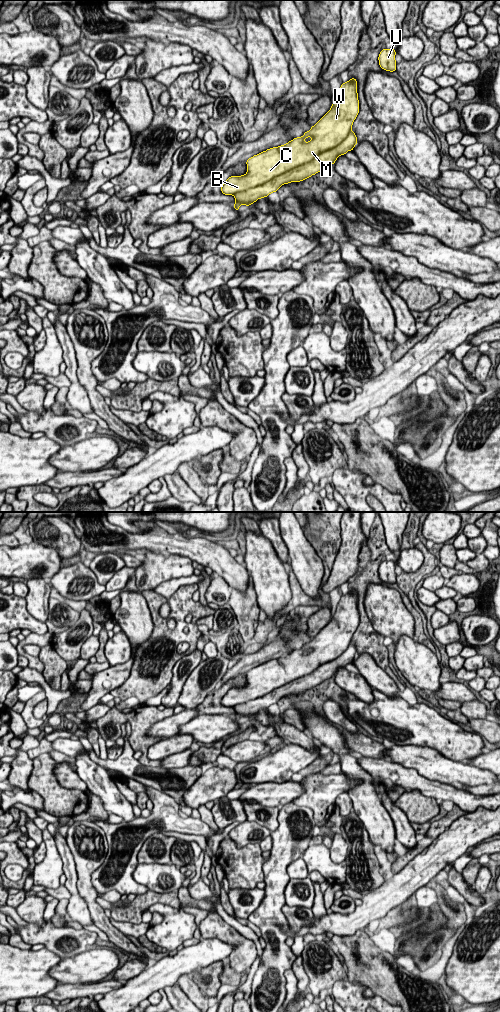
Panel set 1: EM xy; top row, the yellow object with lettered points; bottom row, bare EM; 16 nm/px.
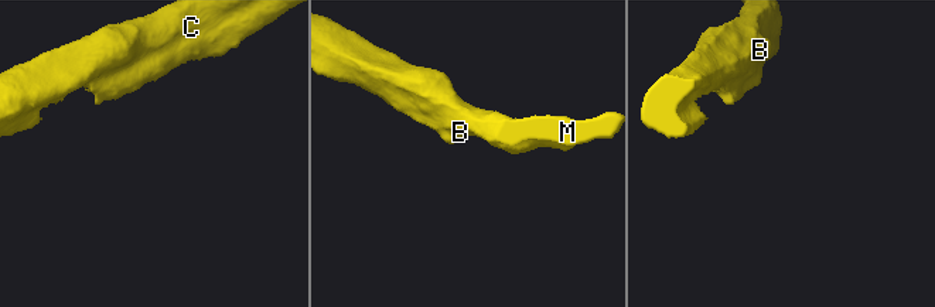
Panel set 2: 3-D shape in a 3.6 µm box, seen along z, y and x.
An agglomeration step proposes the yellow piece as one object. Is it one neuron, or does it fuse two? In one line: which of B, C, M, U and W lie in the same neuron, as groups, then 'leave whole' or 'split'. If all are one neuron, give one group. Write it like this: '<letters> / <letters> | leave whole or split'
B C M U W | leave whole

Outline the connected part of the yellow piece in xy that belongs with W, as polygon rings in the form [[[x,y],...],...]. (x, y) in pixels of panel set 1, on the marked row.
[[[352,78],[341,84],[330,110],[309,131],[284,145],[267,149],[249,158],[246,161],[246,174],[229,177],[222,185],[221,192],[234,196],[233,207],[238,211],[241,205],[249,206],[258,199],[268,197],[284,184],[303,181],[331,166],[339,156],[352,151],[358,143],[351,128],[359,109],[357,80]]]

